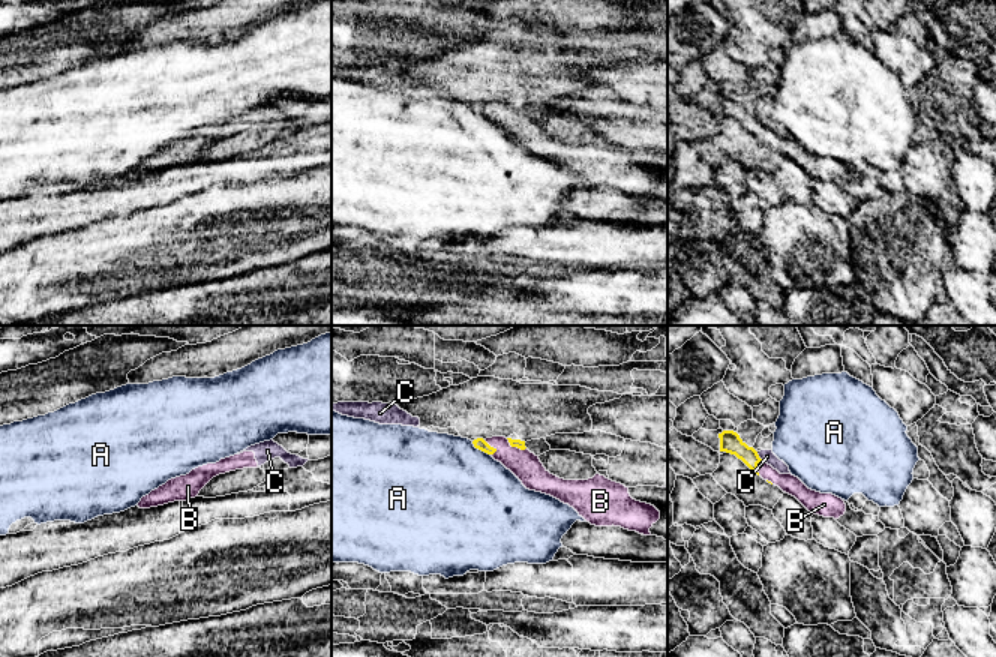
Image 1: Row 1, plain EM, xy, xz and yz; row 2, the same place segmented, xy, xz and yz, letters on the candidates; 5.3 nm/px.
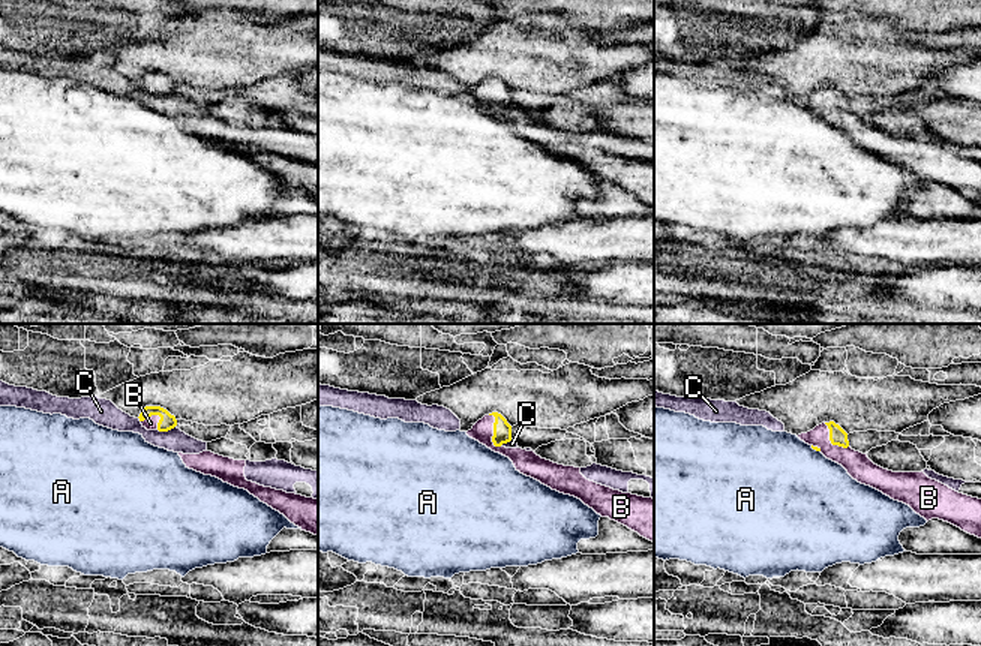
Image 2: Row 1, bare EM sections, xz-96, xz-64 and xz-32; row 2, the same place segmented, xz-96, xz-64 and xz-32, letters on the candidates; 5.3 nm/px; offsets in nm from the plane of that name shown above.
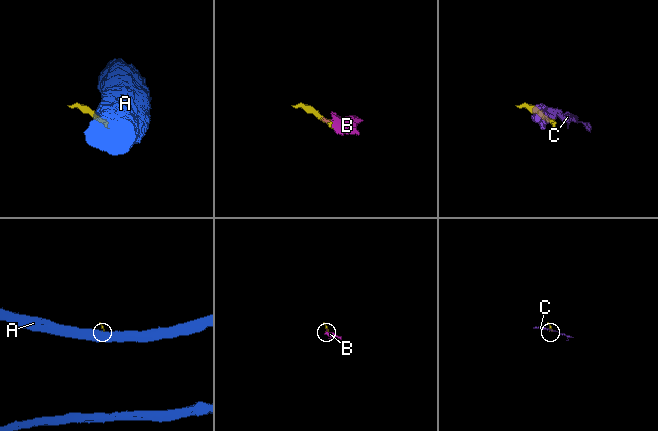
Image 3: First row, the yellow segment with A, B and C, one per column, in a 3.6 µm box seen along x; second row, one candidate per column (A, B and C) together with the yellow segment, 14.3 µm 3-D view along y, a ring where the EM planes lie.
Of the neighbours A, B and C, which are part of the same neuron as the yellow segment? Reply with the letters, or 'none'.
B

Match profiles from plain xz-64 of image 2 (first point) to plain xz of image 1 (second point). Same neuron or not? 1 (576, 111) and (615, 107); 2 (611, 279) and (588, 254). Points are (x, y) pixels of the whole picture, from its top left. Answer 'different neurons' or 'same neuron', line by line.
1: different neurons
2: different neurons

